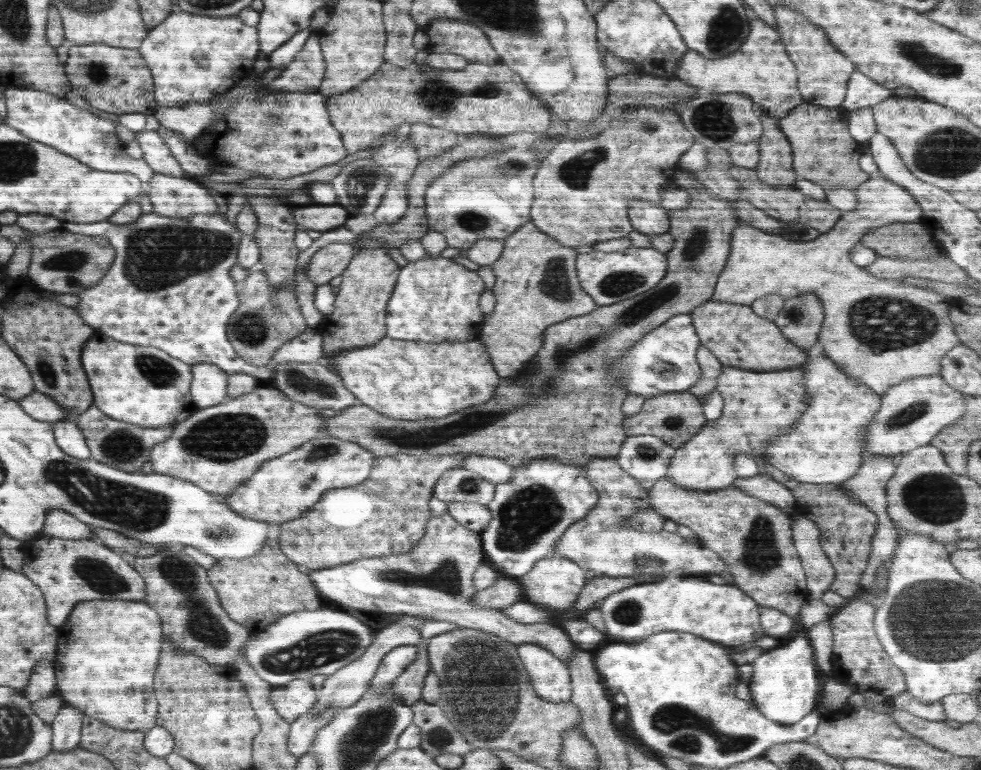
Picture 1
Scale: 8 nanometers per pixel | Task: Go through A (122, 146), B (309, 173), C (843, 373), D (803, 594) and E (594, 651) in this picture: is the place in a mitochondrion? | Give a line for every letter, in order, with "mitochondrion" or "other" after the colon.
A: other
B: other
C: other
D: other
E: other

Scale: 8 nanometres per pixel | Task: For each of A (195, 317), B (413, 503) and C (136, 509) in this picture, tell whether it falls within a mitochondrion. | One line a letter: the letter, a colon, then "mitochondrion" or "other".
A: other
B: other
C: mitochondrion

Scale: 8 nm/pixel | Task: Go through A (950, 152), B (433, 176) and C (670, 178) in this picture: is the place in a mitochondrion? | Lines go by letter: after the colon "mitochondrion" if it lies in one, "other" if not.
A: mitochondrion
B: other
C: other

